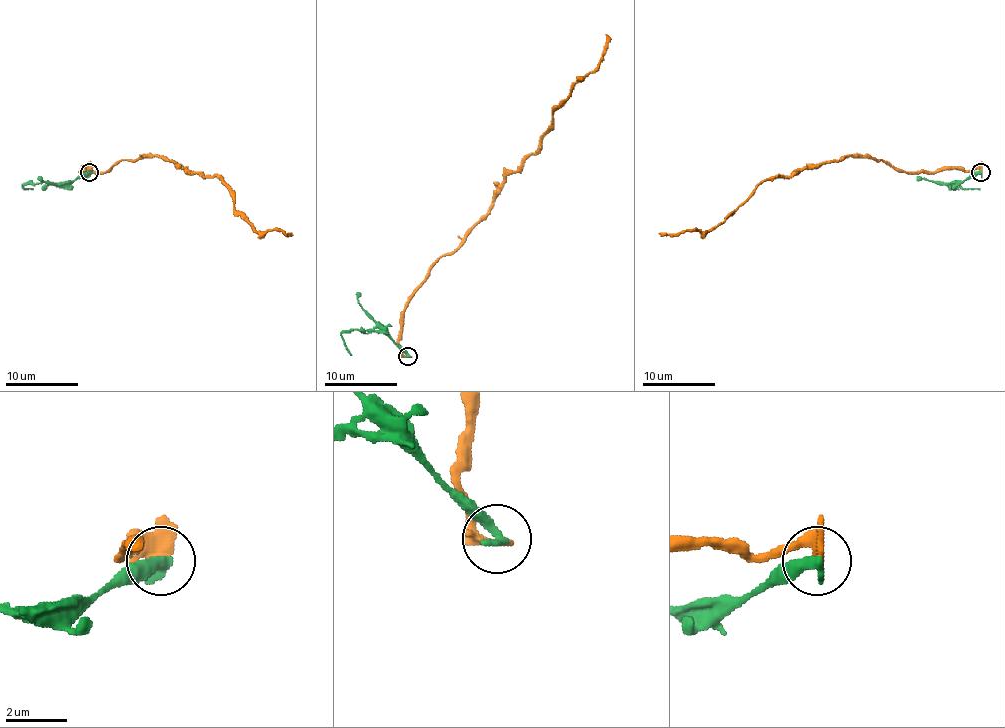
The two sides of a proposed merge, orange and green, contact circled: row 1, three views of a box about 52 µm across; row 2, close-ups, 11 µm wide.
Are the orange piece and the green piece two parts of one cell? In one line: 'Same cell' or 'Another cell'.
Another cell

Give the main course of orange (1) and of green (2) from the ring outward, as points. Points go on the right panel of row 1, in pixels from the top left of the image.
1: (980, 172), (978, 169), (902, 172), (882, 160), (841, 156), (799, 172), (765, 180), (708, 231), (659, 232)
2: (980, 172), (954, 185), (980, 189)

